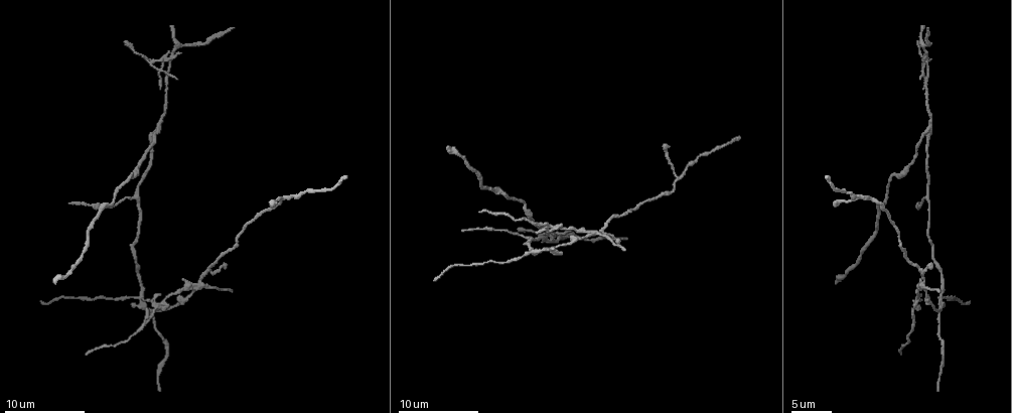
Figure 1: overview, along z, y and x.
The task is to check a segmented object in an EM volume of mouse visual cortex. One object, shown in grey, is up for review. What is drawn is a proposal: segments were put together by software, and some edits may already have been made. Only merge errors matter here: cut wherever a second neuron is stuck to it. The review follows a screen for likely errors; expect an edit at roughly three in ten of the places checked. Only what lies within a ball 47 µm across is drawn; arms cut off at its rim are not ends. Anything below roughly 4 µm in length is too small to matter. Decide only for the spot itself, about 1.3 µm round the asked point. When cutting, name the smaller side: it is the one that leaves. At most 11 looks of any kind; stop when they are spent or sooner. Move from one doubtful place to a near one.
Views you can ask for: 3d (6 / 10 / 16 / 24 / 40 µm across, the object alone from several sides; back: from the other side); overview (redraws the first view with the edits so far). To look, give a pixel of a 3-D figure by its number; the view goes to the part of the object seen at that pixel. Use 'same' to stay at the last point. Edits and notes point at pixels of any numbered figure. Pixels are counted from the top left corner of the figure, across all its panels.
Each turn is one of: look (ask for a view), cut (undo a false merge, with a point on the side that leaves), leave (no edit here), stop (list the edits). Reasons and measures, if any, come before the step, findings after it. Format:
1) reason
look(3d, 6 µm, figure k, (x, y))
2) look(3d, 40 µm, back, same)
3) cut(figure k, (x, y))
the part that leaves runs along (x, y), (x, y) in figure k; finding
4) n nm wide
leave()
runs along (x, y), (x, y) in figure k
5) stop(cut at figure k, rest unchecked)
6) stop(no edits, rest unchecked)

three arms meet
look(3d, 6 µm, figure 1, (869, 195))

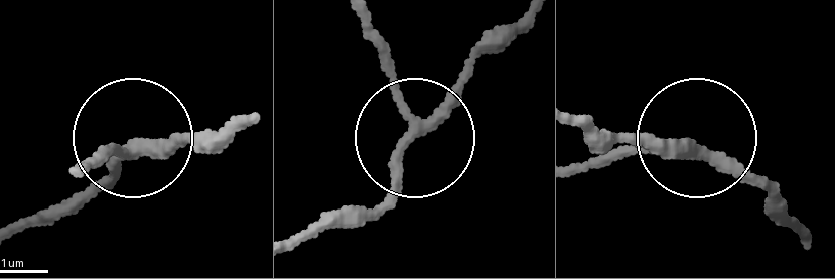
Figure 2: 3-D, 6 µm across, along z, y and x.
look(3d, 6 µm, back, figure 2, (419, 124))

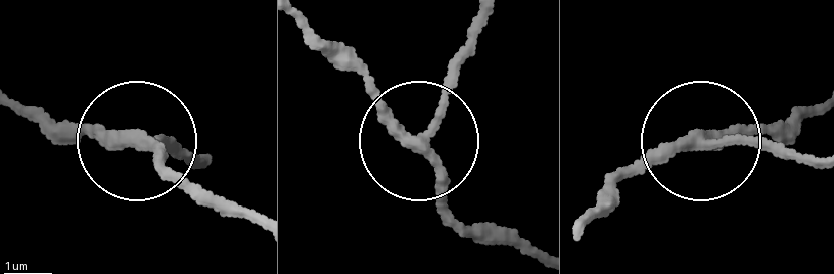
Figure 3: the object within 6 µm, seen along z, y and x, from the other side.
240 nm wide
leave()
runs along (585, 231), (621, 182), (693, 147), (810, 158) in figure 3; continuous, no second neuron

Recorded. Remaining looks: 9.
a narrow waist
look(3d, 16 µm, figure 1, (897, 235))

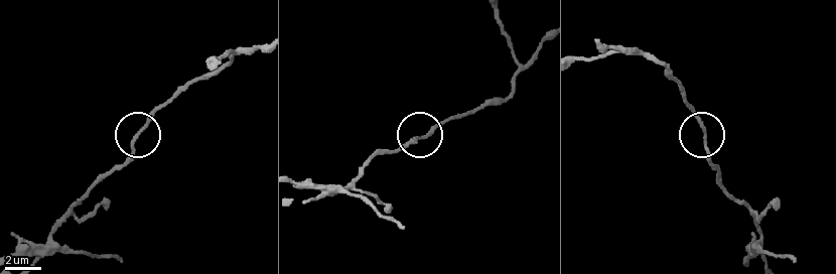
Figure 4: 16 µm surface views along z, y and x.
leave()
continuous, no second neuron

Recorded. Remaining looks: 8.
three arms meet
look(3d, 16 µm, figure 1, (528, 238))

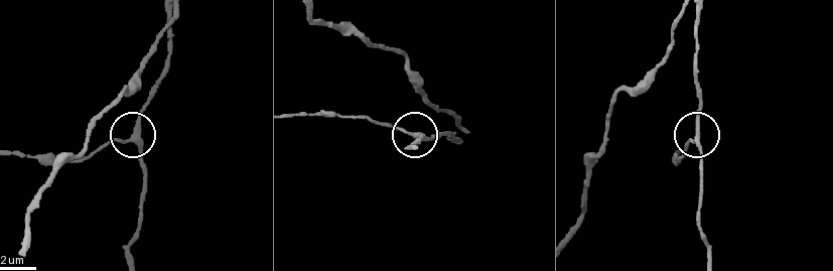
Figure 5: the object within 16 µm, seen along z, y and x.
side arm 9 µm
leave()
runs along (709, 255), (700, 228), (698, 138), (691, 138), (678, 156) in figure 5; all the same neuron

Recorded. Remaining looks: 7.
four-way junction
look(3d, 16 µm, figure 1, (195, 283))

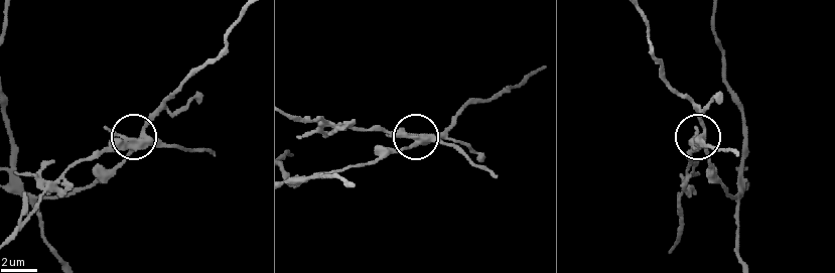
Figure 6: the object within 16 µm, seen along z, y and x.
370 nm wide
cut(figure 6, (113, 149))
the part that leaves runs along (135, 141), (92, 152), (74, 164), (10, 232) in figure 6; two neurons meet here

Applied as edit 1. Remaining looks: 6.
narrows sharply
look(3d, 10 µm, figure 1, (926, 67))

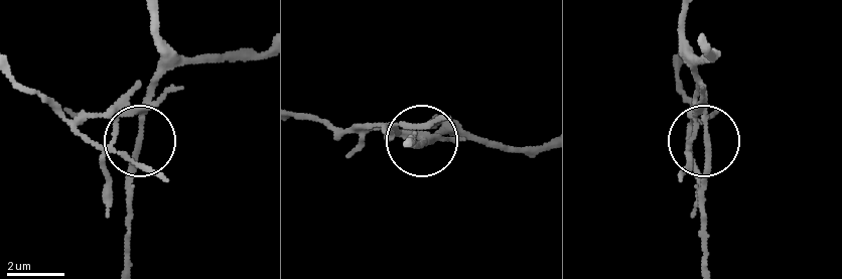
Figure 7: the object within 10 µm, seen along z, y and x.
look(3d, 10 µm, back, figure 7, (703, 133))

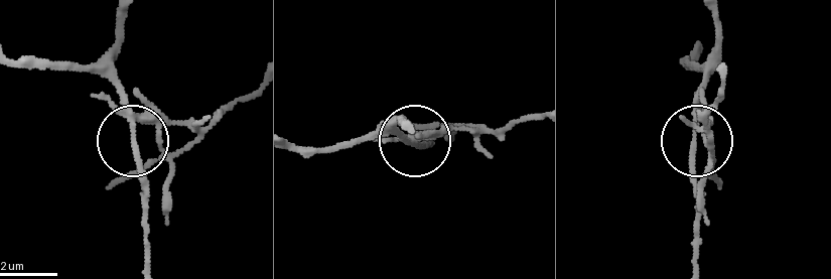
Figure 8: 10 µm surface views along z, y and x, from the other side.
cut(figure 8, (170, 124))
a second neuron is stuck on

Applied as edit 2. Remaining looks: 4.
stop(cut at figure 6, cut at figure 8, rest unchecked)

